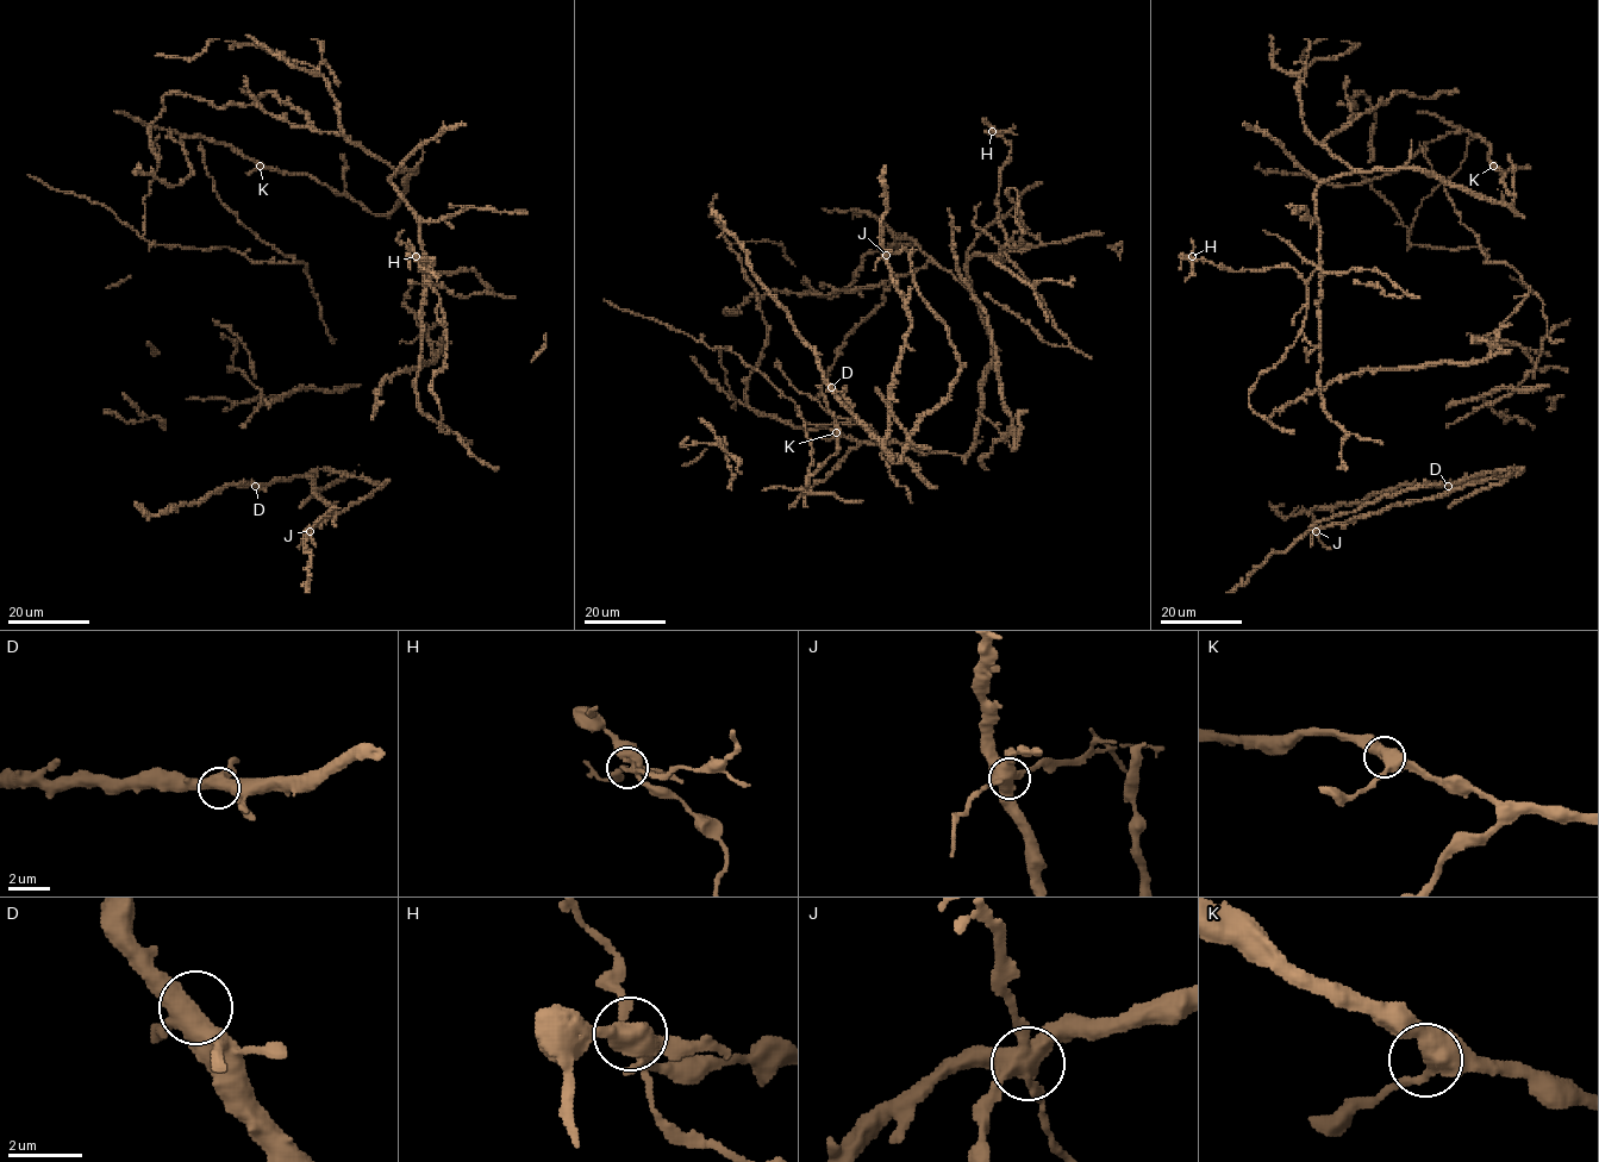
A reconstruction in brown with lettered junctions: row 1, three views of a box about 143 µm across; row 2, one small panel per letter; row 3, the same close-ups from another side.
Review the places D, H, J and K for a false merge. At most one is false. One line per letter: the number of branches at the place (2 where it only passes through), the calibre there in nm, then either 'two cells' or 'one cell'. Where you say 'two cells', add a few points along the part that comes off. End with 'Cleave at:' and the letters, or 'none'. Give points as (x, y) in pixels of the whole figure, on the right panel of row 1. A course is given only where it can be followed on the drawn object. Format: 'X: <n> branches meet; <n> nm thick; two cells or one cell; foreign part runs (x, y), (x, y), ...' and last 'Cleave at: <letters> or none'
D: 3 branches meet; 460 nm thick; one cell
H: 5 branches meet; 240 nm thick; one cell
J: 5 branches meet; 500 nm thick; two cells; foreign part runs (1316, 531), (1311, 507)
K: 3 branches meet; 500 nm thick; one cell
Cleave at: J

